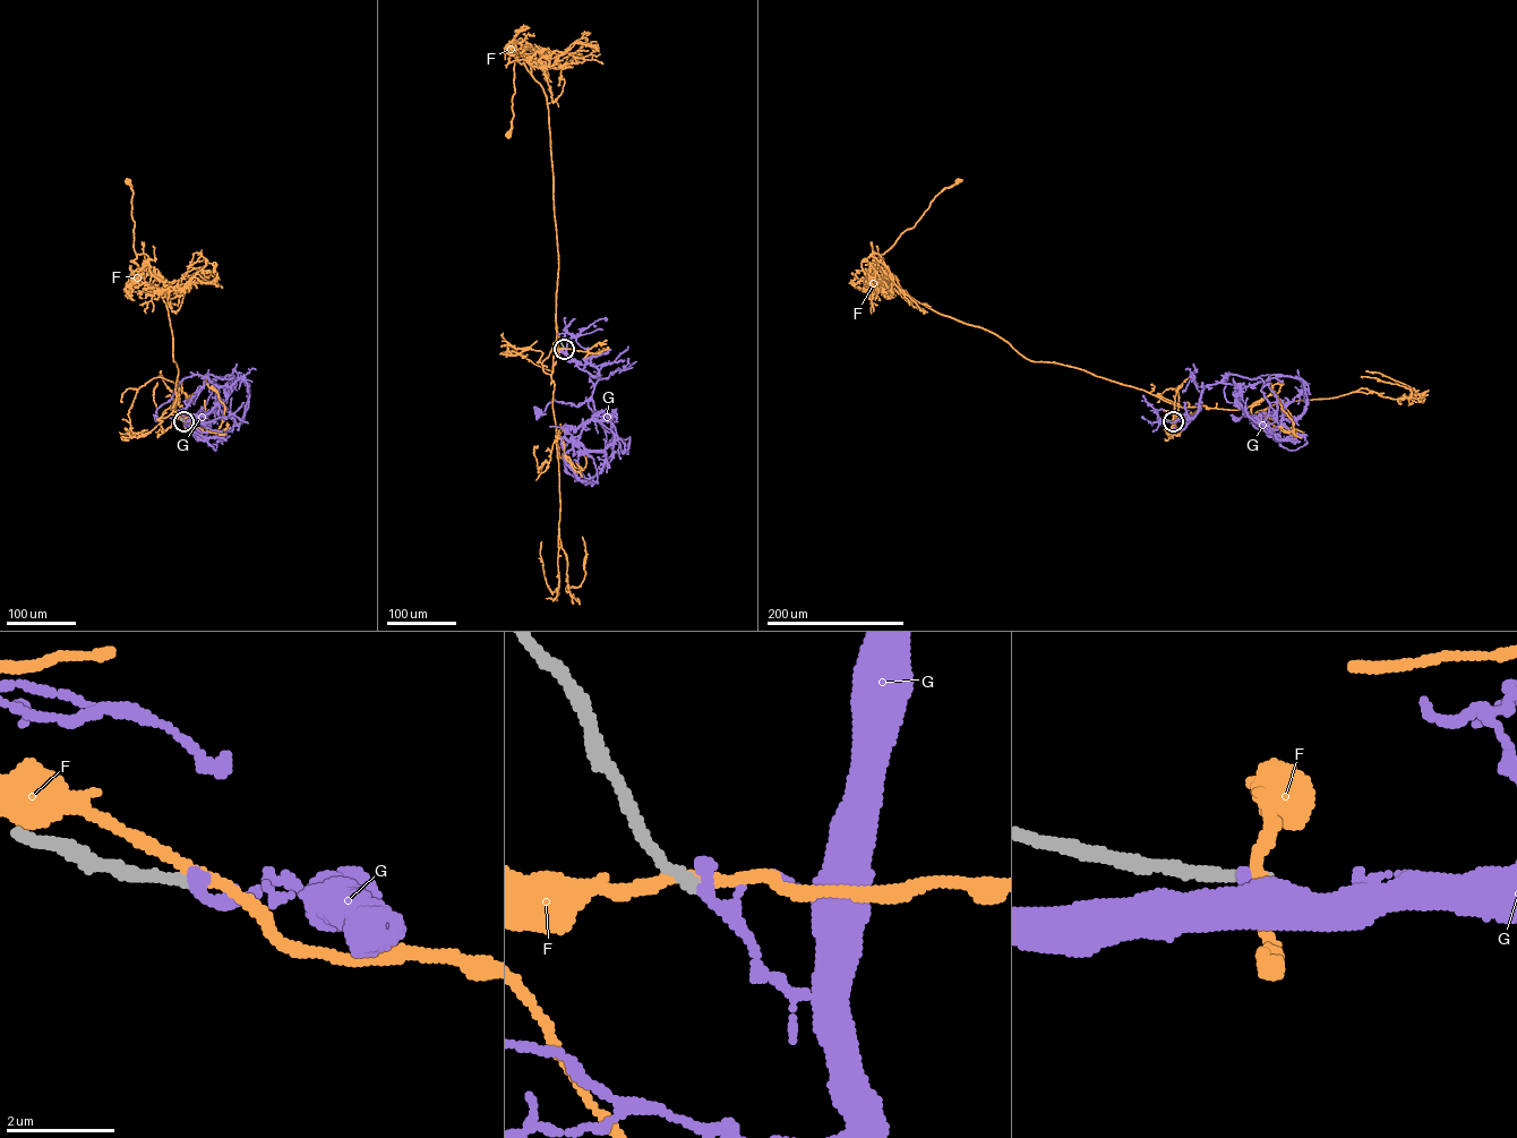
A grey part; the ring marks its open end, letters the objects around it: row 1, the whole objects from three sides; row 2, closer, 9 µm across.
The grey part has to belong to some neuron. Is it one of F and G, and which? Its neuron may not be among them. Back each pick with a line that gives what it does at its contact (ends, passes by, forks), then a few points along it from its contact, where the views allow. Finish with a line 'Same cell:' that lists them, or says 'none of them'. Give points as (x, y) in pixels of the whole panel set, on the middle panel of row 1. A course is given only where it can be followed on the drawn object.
G: It passes by. Its course: (564, 349), (580, 368), (599, 375), (592, 395), (577, 407), (555, 400), (537, 419), (537, 412)
Same cell: G

